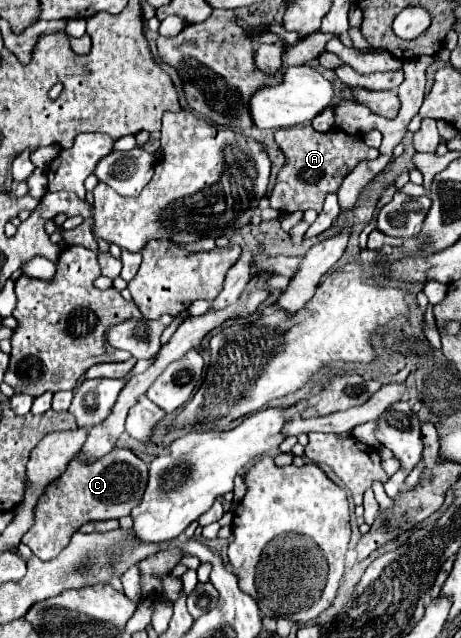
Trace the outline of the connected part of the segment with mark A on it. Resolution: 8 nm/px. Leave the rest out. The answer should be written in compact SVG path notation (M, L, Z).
M297 124L275 132L275 142L285 154L285 166L279 170L275 186L269 194L271 208L279 212L309 210L321 212L325 196L339 190L343 178L361 162L379 156L375 148L369 148L361 138L351 136L343 130L329 130L325 134L315 132L311 124Z

